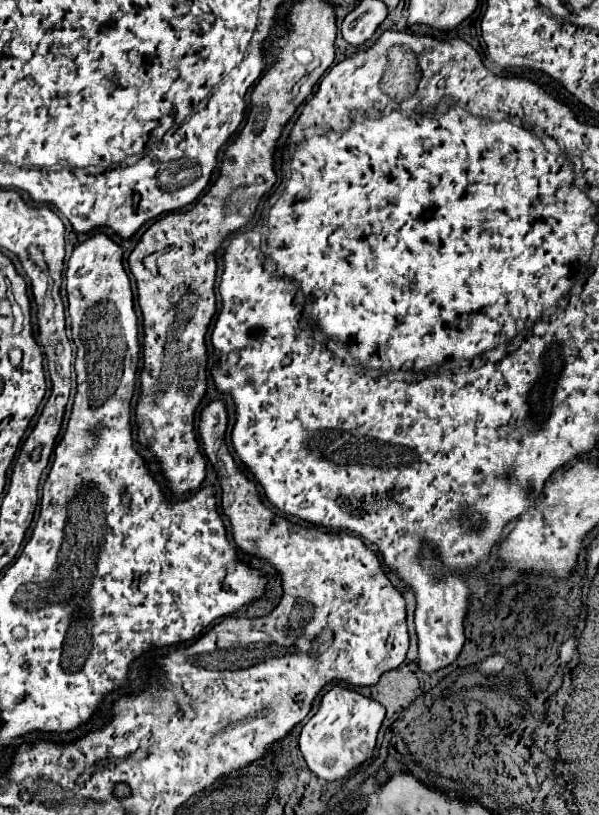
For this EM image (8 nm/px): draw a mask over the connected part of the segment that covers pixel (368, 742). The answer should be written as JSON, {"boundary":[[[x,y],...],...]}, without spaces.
{"boundary":[[[334,685],[328,693],[322,695],[316,715],[304,725],[300,733],[300,751],[308,769],[326,781],[342,779],[356,765],[372,757],[382,719],[384,709],[378,705],[378,701],[364,697],[346,685]]]}

